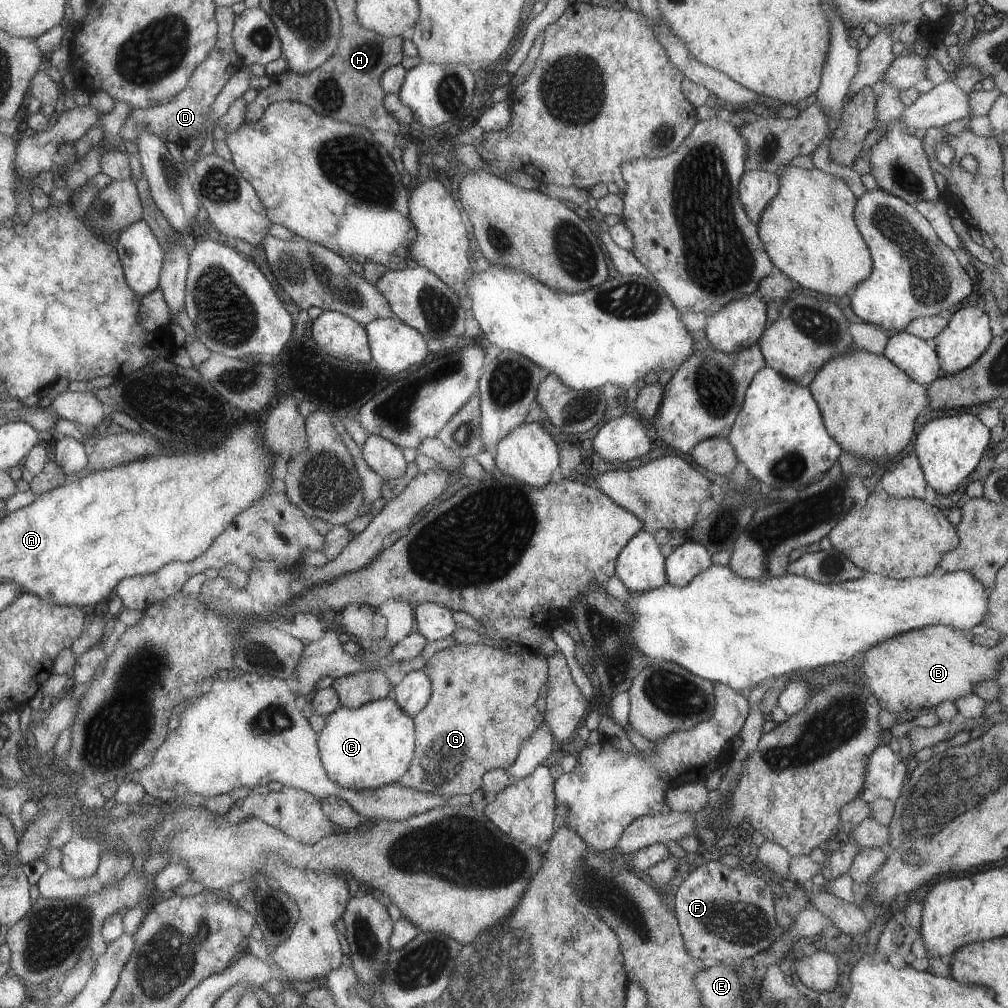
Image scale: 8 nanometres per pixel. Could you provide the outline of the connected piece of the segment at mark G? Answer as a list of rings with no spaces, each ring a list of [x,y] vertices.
[[[455,643],[442,650],[435,652],[428,660],[422,671],[429,675],[431,683],[430,698],[426,705],[412,716],[414,721],[414,756],[411,760],[411,766],[406,770],[401,778],[398,778],[397,783],[408,789],[427,791],[433,794],[445,795],[447,798],[459,794],[471,794],[474,790],[483,790],[483,777],[487,772],[495,772],[500,769],[506,769],[509,765],[514,764],[515,757],[518,756],[519,749],[523,743],[527,742],[530,734],[537,730],[541,724],[541,716],[539,712],[535,714],[535,692],[539,696],[541,686],[548,682],[547,680],[547,661],[541,652],[528,653],[508,653],[503,649],[493,648],[485,644],[463,644]]]

